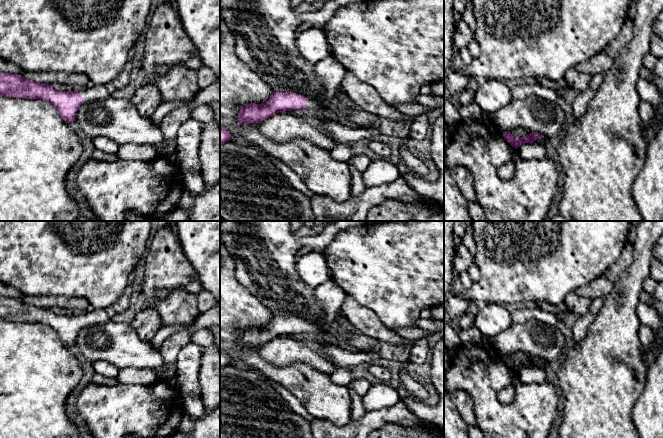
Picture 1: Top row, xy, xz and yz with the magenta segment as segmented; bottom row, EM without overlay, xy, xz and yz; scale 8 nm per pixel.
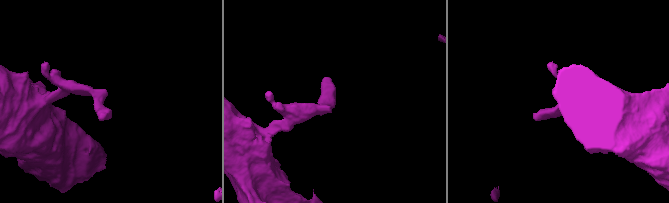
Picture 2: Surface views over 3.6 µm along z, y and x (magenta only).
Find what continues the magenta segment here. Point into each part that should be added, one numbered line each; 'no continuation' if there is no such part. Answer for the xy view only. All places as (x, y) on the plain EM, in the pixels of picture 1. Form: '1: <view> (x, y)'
1: xy (97, 316)

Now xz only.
1: xz (328, 295)

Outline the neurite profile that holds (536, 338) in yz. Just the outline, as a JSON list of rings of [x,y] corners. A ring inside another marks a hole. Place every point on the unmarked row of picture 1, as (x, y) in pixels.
[[[535,319],[511,323],[493,339],[501,356],[522,351],[540,357],[545,362],[557,361],[568,347],[564,335],[556,326],[548,326]]]

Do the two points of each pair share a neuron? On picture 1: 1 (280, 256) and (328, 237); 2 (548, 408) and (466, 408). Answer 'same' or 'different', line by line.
1: same
2: different

